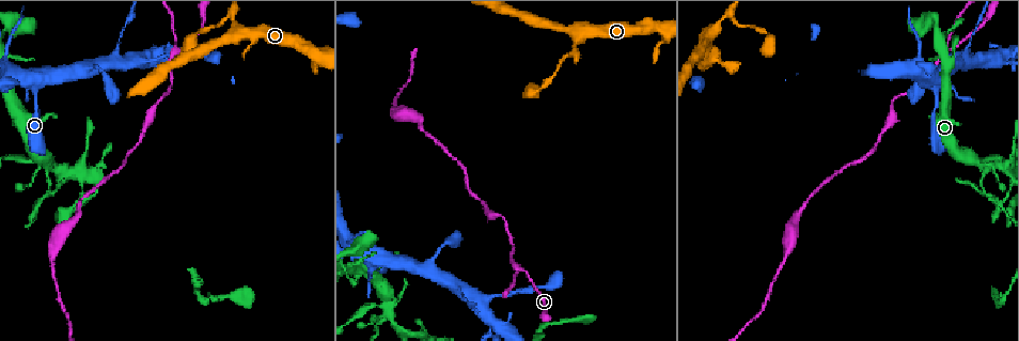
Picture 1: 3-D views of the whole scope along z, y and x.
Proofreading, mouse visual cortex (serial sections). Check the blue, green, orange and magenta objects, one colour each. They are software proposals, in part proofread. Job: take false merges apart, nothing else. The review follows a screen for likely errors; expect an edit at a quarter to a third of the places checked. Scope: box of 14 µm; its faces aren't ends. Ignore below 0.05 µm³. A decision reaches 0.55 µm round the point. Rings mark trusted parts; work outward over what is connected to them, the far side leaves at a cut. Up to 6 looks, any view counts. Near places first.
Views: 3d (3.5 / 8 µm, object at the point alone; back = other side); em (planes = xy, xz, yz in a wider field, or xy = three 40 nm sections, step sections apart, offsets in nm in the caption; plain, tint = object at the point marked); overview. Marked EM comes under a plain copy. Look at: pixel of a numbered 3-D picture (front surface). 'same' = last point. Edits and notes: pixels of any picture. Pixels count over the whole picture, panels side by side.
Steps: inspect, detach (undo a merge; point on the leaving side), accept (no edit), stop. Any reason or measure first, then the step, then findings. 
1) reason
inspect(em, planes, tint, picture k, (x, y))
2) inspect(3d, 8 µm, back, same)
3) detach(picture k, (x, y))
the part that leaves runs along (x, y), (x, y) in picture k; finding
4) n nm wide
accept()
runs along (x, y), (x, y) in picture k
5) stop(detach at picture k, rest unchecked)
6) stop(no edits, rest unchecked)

small branch off a trunk
inspect(3d, 3.5 µm, picture 1, (115, 59))

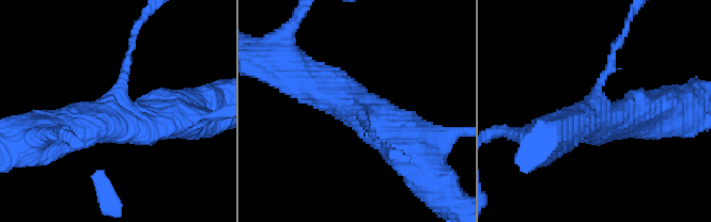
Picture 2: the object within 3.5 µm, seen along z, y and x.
inspect(em, xy, step 2, tint, picture 2, (356, 111))

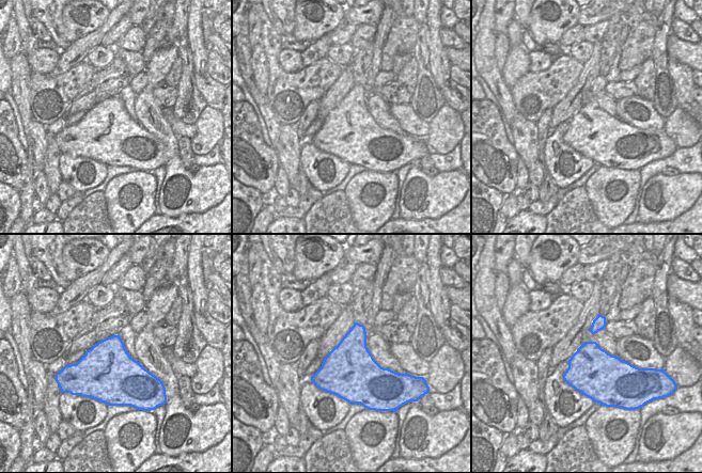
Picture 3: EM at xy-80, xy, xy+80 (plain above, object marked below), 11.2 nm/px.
arms of 150, 500, 600 nm
accept()
runs along (291, 72), (413, 142) in picture 2; one cell here

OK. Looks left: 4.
two arms in line, one across
inspect(3d, 3.5 µm, picture 1, (518, 268))

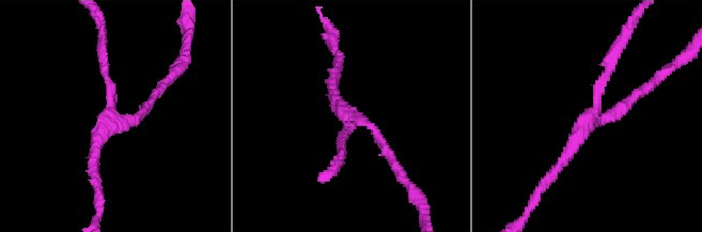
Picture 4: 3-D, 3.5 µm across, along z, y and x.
3 arms; arms of 150, 150, 200 nm; need the tissue
inspect(em, xy, step 5, tint, picture 4, (118, 120))

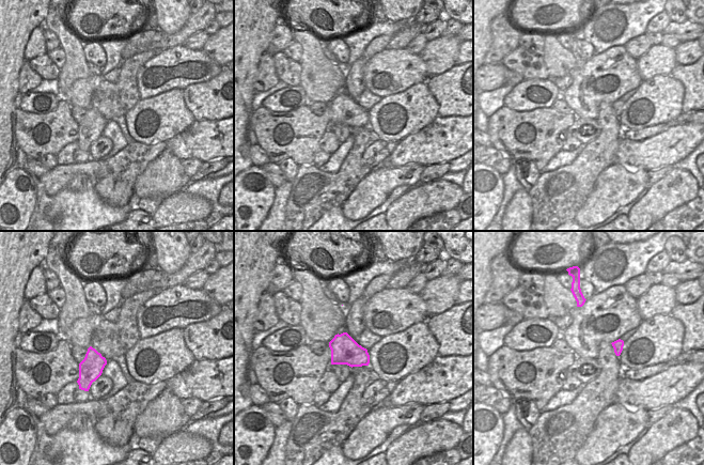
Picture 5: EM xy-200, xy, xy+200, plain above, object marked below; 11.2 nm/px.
accept()
runs along (638, 92), (586, 125), (554, 171) in picture 4; one cell here

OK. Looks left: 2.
stop(no edits, rest unchecked)

